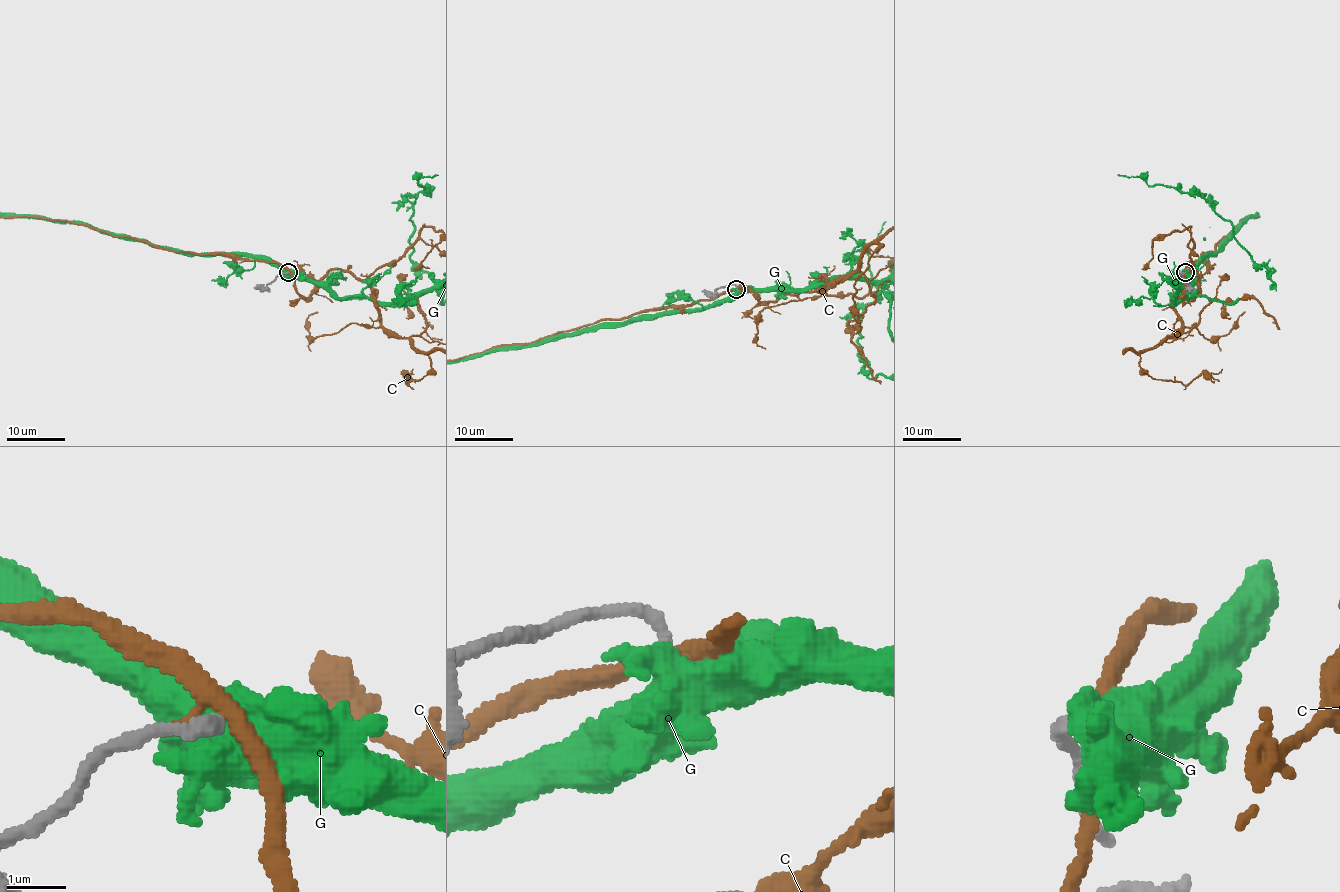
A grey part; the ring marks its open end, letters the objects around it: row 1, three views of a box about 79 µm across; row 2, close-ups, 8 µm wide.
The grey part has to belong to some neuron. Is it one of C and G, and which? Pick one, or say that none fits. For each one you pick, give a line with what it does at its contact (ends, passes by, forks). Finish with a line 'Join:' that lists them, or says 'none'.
G: it ends
Join: G

